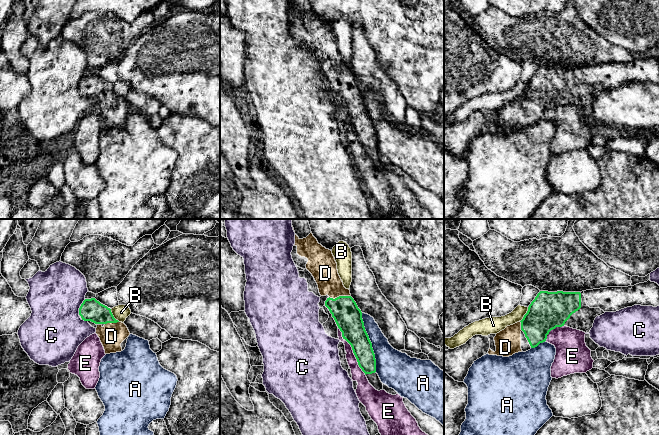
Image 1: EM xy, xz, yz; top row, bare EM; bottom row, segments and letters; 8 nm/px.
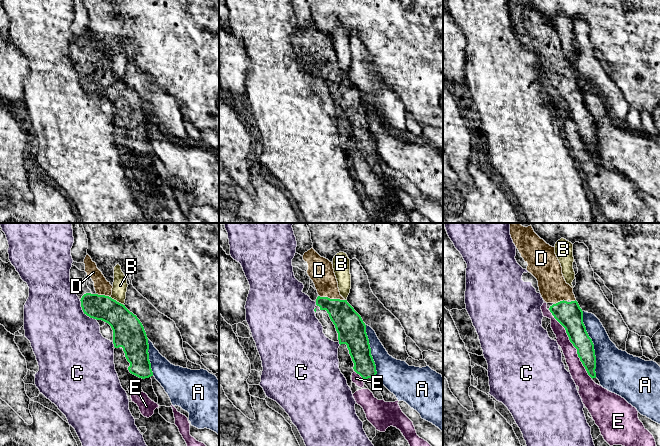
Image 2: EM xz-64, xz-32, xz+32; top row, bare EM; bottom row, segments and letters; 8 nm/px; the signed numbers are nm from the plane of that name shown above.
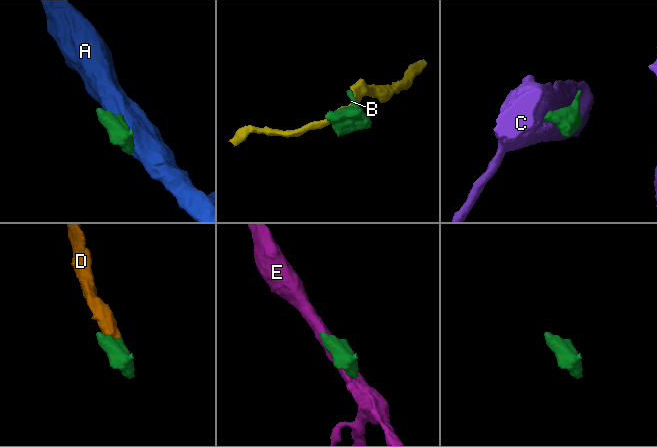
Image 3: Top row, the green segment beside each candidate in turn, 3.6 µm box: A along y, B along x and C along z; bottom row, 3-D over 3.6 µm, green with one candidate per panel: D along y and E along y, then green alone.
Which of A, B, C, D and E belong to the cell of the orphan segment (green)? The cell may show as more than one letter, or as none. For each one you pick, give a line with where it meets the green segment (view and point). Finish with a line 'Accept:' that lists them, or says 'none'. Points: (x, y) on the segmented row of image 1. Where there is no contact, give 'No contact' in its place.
D: Touches green at xz (339, 296)
Accept: D

